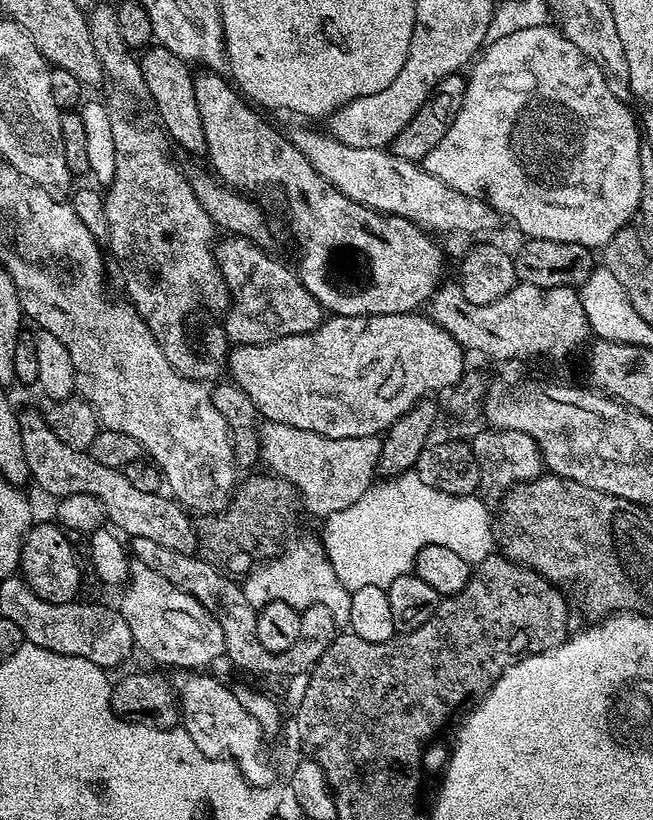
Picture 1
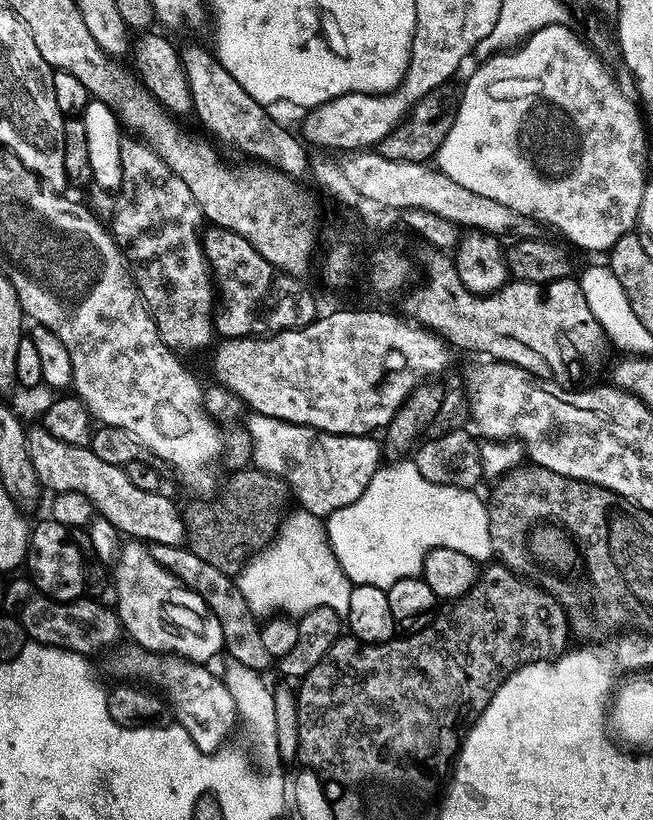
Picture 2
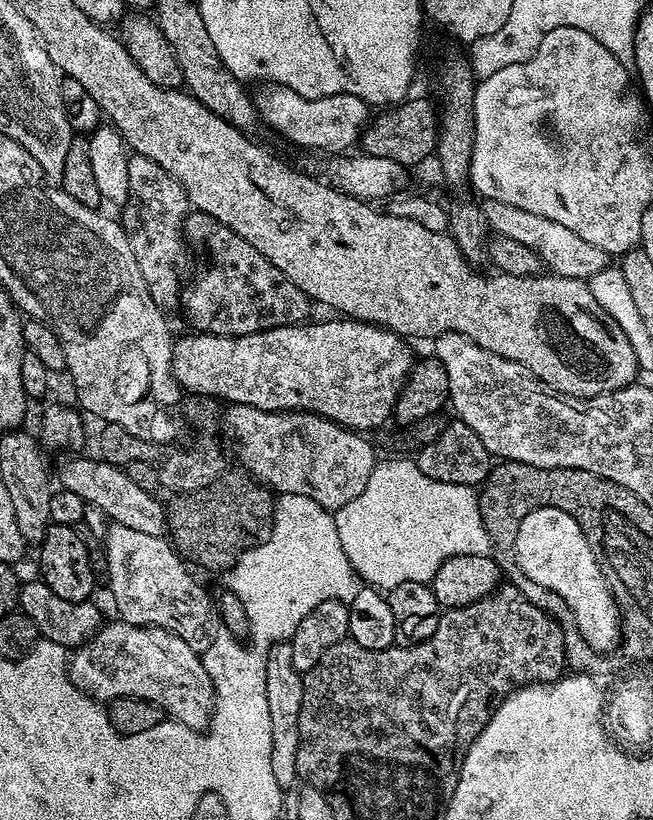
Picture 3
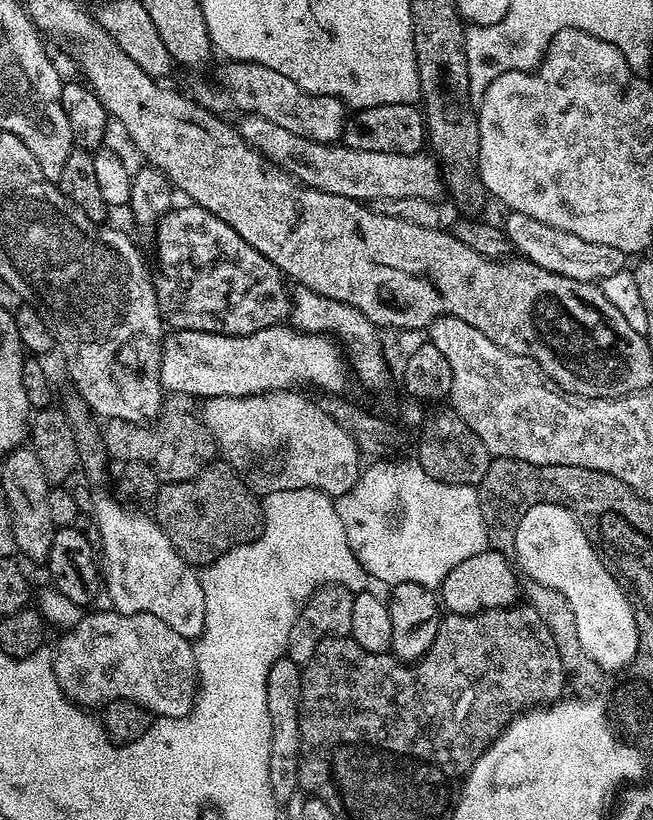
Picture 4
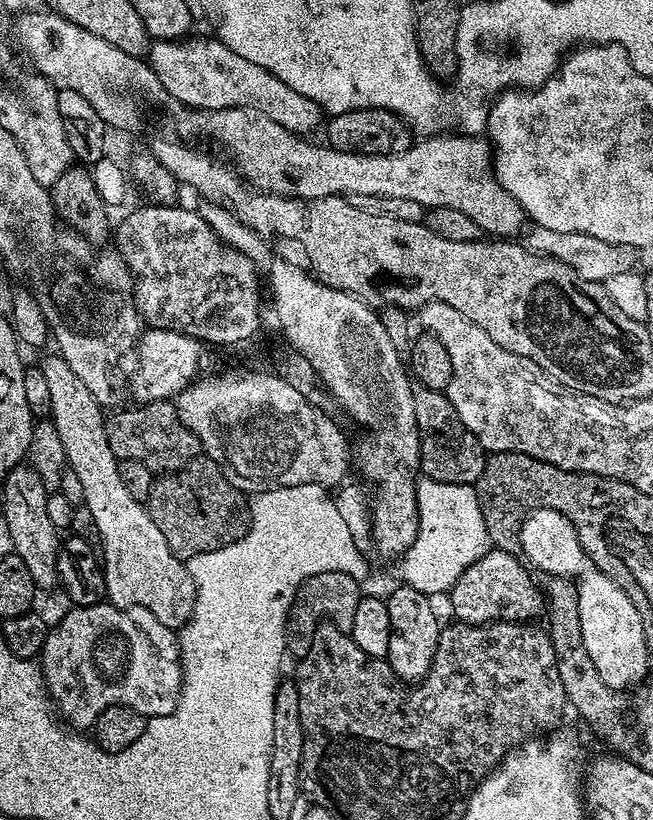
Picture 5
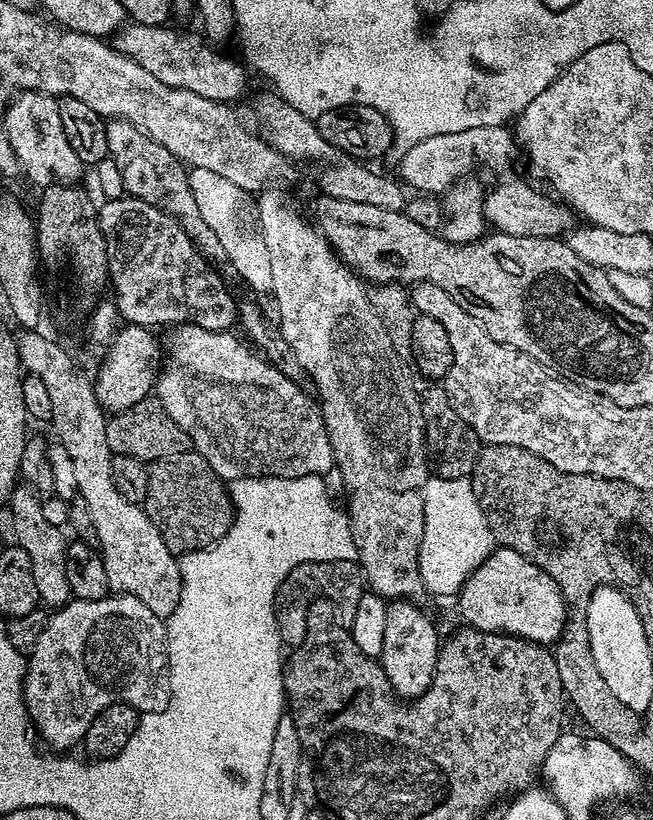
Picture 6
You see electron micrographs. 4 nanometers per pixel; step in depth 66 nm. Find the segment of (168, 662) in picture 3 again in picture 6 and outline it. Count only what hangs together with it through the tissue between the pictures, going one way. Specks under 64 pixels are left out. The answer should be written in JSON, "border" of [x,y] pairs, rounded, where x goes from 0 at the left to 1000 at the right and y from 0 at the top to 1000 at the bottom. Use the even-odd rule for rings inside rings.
{"border":[[[167,724],[153,732],[118,732],[112,729],[98,740],[84,743],[78,750],[69,755],[64,773],[41,801],[37,822],[37,859],[43,862],[43,877],[52,884],[60,901],[69,909],[74,906],[80,911],[75,913],[110,915],[115,907],[118,911],[127,904],[132,890],[138,890],[138,880],[144,880],[144,876],[150,876],[150,871],[156,866],[162,866],[162,861],[170,859],[196,859],[216,871],[254,866],[260,851],[266,848],[265,830],[263,834],[257,830],[257,823],[260,823],[257,812],[257,767],[248,752],[236,749],[236,744],[230,744],[230,739],[211,734],[211,729],[204,727]]]}

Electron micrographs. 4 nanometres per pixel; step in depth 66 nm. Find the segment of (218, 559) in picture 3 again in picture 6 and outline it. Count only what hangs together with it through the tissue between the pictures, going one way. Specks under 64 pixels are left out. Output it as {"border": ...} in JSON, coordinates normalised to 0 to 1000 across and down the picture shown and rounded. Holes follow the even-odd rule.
{"border":[[[299,549],[227,566],[224,607],[217,618],[230,637],[236,637],[242,651],[248,651],[248,661],[271,676],[322,667],[348,651],[358,633],[351,591],[328,578],[322,563]]]}

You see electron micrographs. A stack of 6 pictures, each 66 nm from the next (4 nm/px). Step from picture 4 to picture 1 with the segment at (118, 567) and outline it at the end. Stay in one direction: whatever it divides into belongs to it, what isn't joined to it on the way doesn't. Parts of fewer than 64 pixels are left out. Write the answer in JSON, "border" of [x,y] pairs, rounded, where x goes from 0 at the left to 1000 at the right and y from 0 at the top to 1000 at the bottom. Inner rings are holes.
{"border":[[[204,687],[187,721],[190,728],[181,735],[181,745],[193,754],[193,763],[199,763],[204,787],[213,794],[216,790],[230,804],[274,817],[312,817],[317,810],[345,799],[340,763],[334,763],[305,732],[248,705],[242,695]]]}

